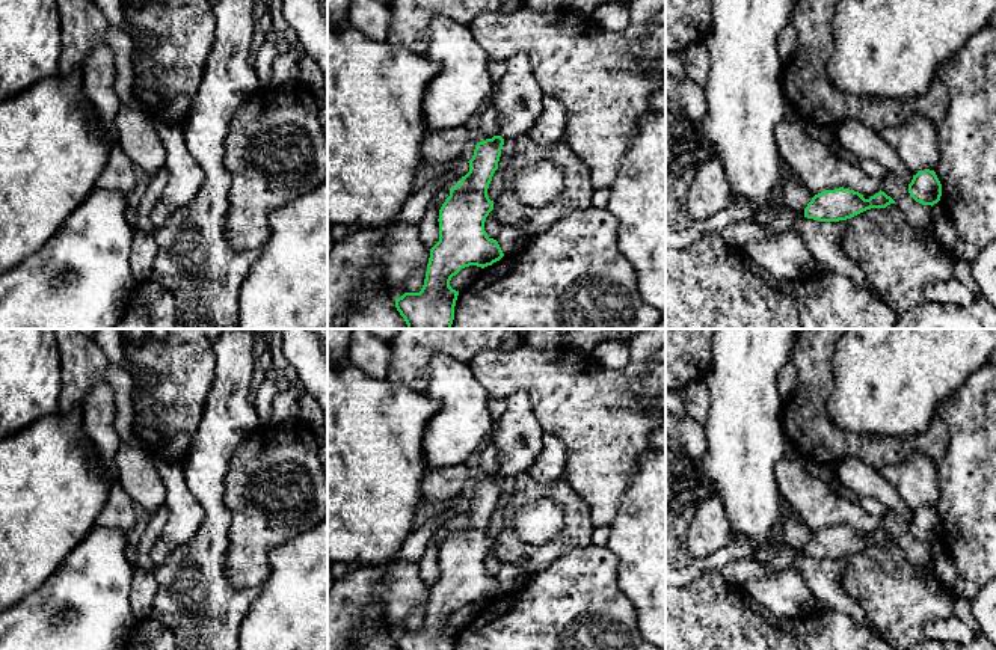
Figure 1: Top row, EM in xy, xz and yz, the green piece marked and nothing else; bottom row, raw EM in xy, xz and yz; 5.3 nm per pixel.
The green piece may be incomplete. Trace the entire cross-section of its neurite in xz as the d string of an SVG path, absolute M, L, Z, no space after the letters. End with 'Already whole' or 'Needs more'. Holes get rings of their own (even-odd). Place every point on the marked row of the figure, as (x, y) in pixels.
M525 53L509 56L504 63L506 72L489 98L498 113L498 134L475 145L469 172L450 189L439 210L439 241L430 249L421 291L395 299L407 329L451 329L459 296L450 287L451 277L465 267L484 268L504 256L498 241L484 231L486 217L493 210L487 189L504 142L528 133L545 98Z. Needs more

